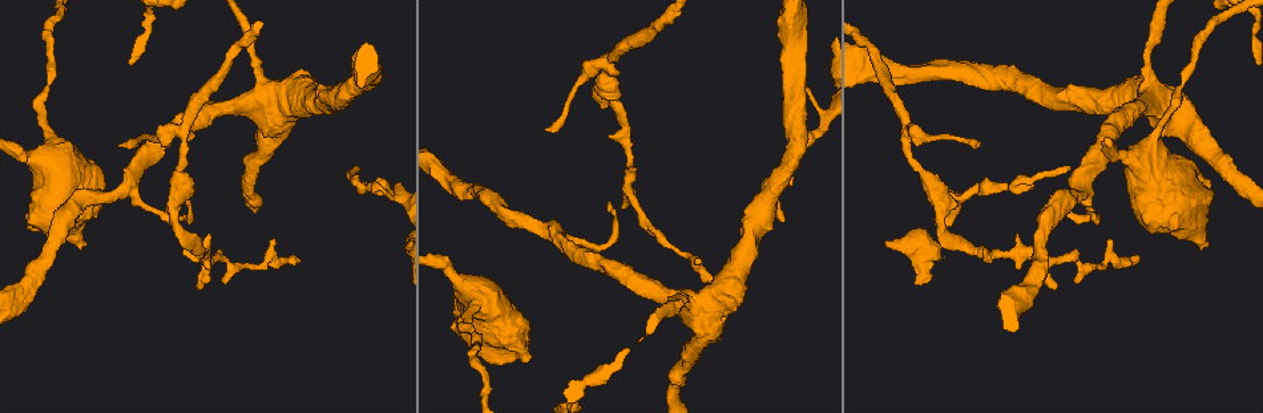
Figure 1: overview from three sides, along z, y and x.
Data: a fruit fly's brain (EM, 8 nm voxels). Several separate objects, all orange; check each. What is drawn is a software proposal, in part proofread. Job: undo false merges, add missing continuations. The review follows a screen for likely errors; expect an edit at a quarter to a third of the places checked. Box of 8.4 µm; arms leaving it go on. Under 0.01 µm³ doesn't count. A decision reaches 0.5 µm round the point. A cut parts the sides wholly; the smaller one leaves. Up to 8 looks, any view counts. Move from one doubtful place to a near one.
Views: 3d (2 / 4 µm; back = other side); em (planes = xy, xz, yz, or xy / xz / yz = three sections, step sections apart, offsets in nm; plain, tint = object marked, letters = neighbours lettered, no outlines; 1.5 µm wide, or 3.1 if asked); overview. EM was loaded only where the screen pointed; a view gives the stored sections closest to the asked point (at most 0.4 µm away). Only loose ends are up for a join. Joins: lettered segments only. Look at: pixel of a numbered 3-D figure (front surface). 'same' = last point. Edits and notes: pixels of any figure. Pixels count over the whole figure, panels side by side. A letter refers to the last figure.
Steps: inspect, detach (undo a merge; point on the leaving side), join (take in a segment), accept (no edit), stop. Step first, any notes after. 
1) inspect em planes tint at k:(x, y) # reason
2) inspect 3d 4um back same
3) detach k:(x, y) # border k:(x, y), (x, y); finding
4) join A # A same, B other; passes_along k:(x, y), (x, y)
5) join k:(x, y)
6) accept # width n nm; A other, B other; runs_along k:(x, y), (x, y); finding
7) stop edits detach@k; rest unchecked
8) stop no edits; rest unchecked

inspect 3d 4um at 1:(81, 245) # free end

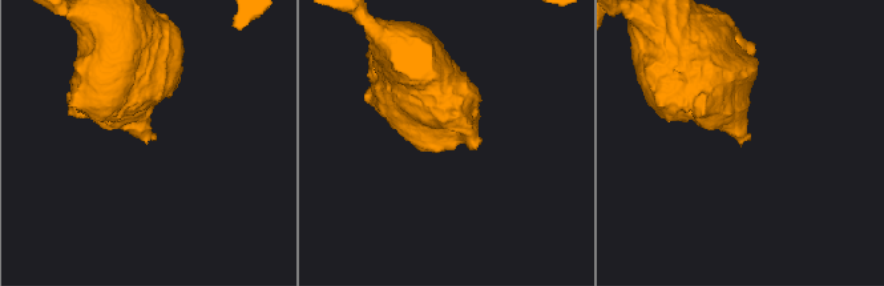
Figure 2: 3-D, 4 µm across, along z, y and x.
inspect em planes letters at 2:(747, 138)

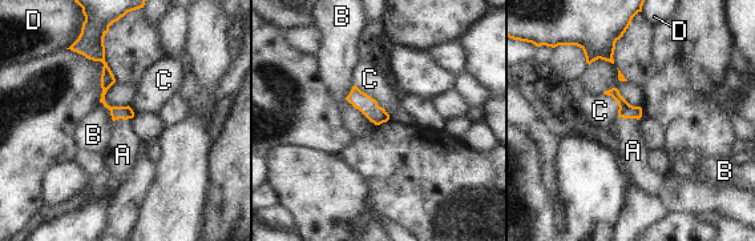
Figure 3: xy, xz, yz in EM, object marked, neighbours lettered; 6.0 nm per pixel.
join A # A same, B other, C other, D other; passes_along 3:(626, 111), (628, 117), (633, 151); it goes on there

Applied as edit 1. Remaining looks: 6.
inspect overview # see it whole again

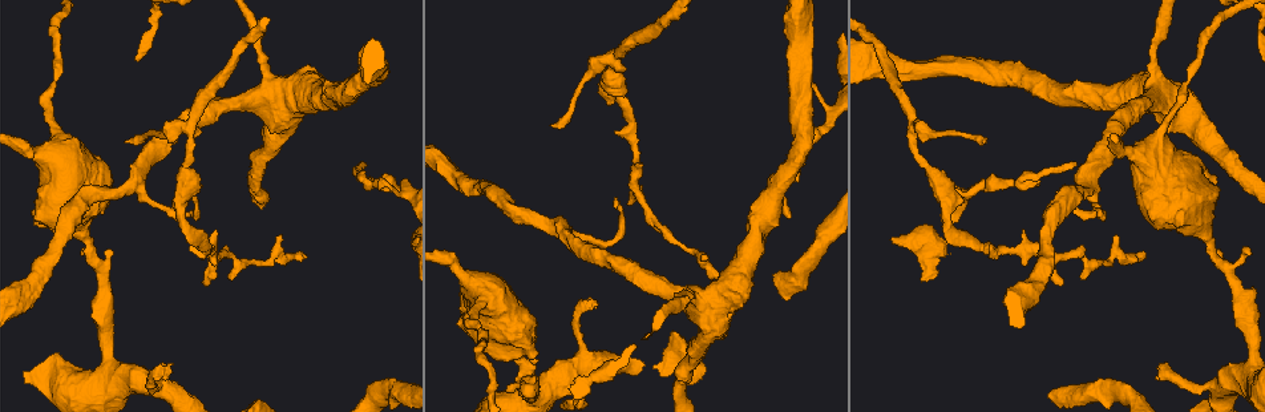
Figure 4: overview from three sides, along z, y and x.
inspect 3d 4um at 4:(1159, 365) # an open end

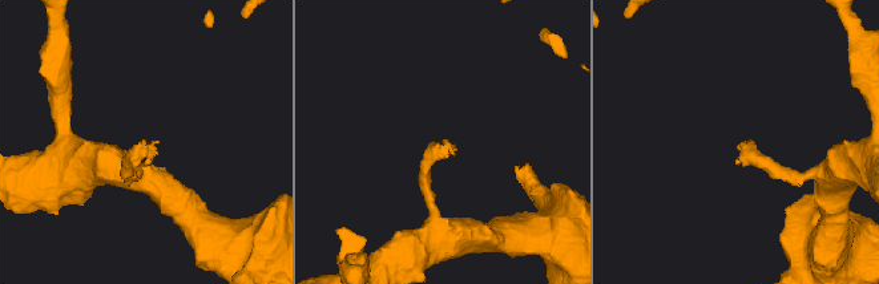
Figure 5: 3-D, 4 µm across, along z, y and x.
inspect em xy step 8 letters at 5:(746, 141) # need the tissue

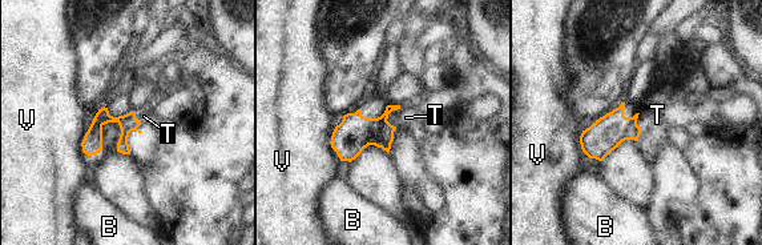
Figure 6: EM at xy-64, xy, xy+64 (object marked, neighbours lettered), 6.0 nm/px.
accept # B other, T other, V other; runs_along 6:(132, 115), (104, 119), (88, 151); none of them fits

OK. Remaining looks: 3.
inspect em yz step 8 tint at 4:(1142, 257) # an open end

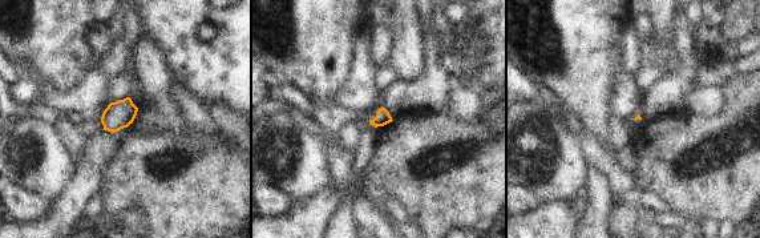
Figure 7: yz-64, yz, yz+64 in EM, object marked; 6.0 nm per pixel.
inspect em planes letters same # another direction

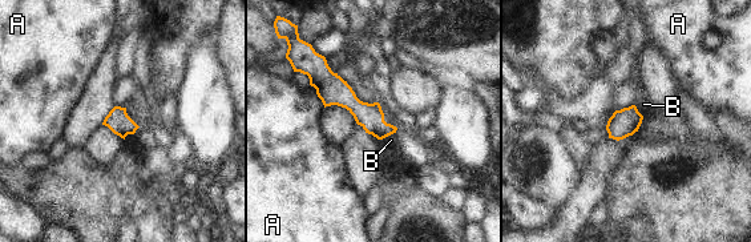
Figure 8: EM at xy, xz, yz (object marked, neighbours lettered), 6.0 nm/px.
accept # width 140 nm; A other, B other; no lettered segment goes on from it

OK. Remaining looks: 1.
stop edits join@3; rest unchecked

